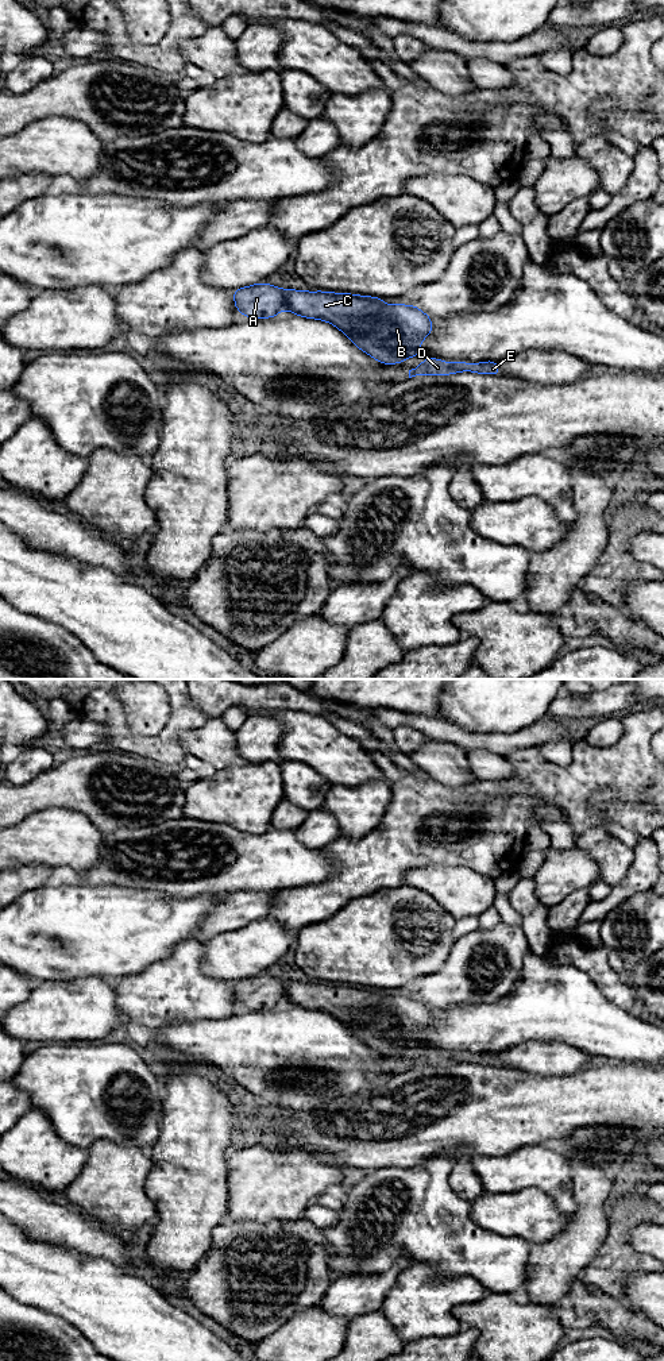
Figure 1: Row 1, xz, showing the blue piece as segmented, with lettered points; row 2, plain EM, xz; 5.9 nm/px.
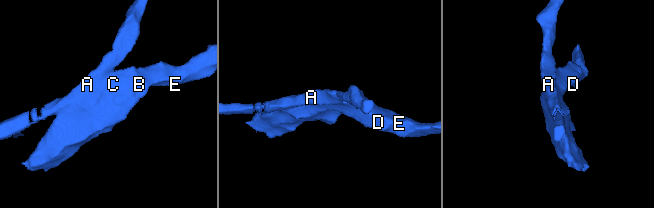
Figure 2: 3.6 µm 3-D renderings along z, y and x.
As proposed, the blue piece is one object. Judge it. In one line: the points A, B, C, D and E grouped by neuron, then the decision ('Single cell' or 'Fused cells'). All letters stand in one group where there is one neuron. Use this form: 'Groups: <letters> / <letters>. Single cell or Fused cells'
Groups: A B C D E. Single cell

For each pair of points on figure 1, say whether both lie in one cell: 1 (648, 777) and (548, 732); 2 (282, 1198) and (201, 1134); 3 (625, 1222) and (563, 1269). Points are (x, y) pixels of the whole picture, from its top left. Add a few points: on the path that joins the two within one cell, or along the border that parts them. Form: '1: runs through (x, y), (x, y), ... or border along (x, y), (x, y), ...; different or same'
1: border along (578, 741), (574, 745); different
2: border along (246, 1138), (236, 1144), (226, 1156), (227, 1187); different
3: border along (609, 1215), (606, 1240), (589, 1264); different

